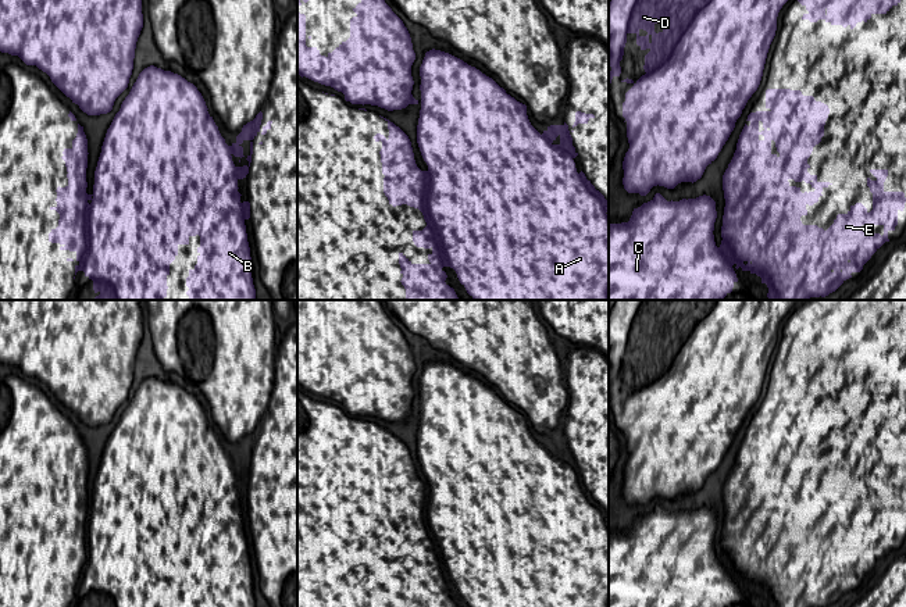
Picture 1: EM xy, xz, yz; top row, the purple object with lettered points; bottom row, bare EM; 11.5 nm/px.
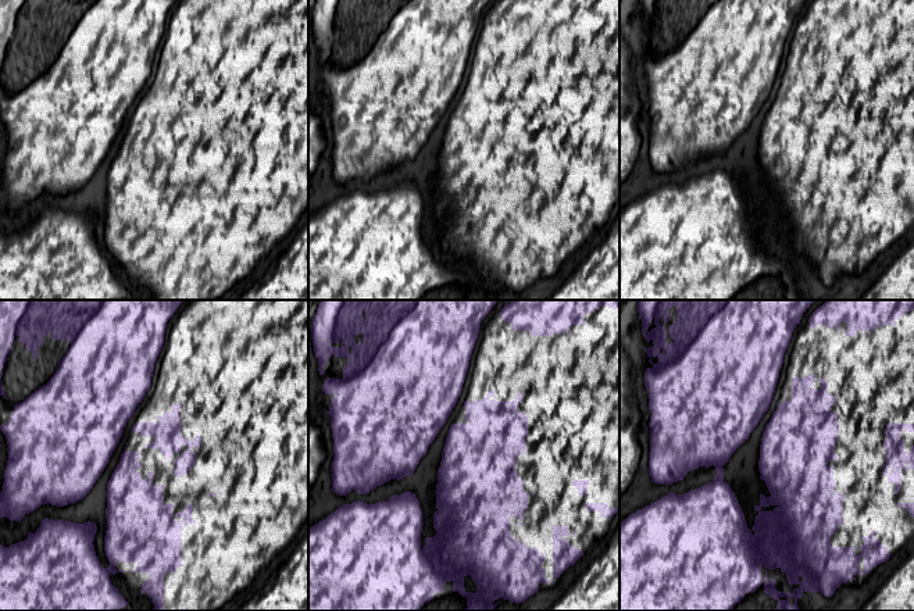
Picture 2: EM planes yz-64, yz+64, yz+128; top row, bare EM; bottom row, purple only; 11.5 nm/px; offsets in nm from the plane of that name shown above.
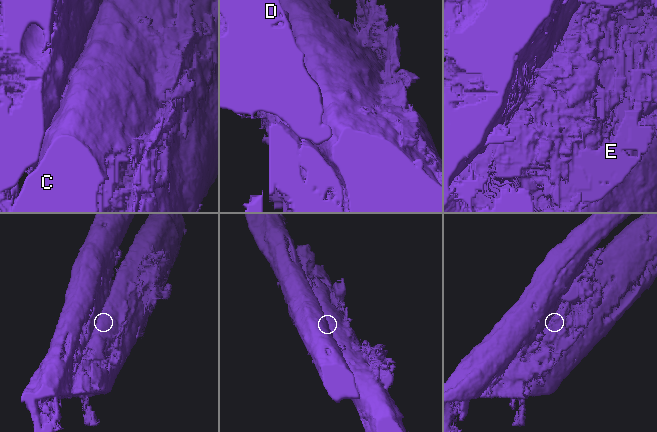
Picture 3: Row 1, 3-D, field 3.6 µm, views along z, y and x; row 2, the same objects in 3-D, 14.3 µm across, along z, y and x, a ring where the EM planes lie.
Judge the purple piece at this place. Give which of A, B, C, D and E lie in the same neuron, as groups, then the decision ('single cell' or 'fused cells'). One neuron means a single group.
A B C E / D | fused cells

